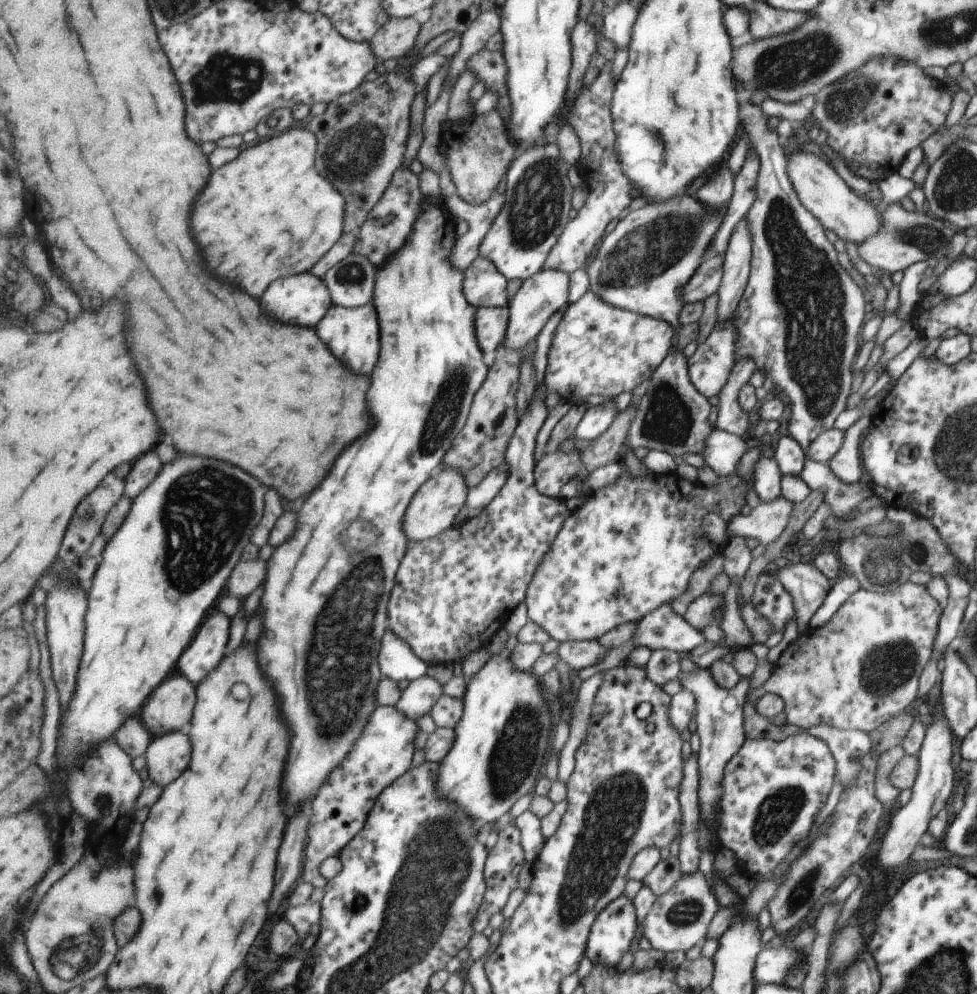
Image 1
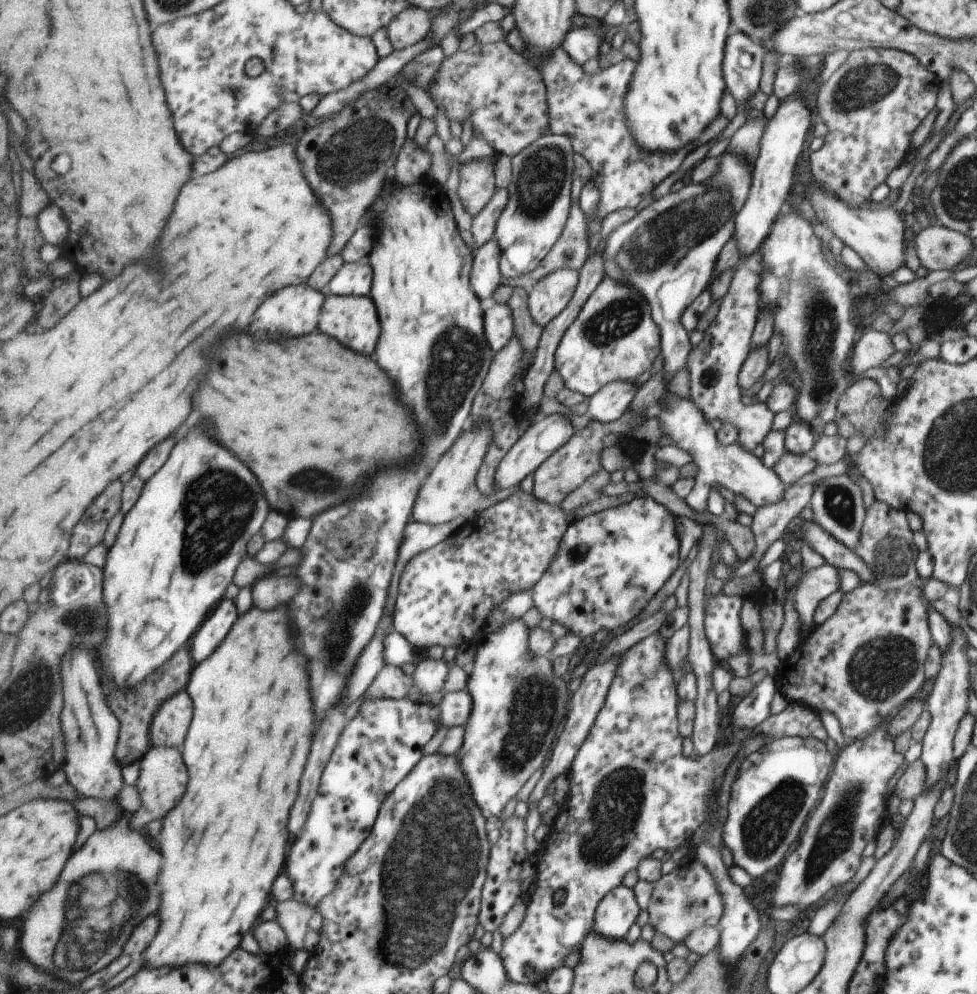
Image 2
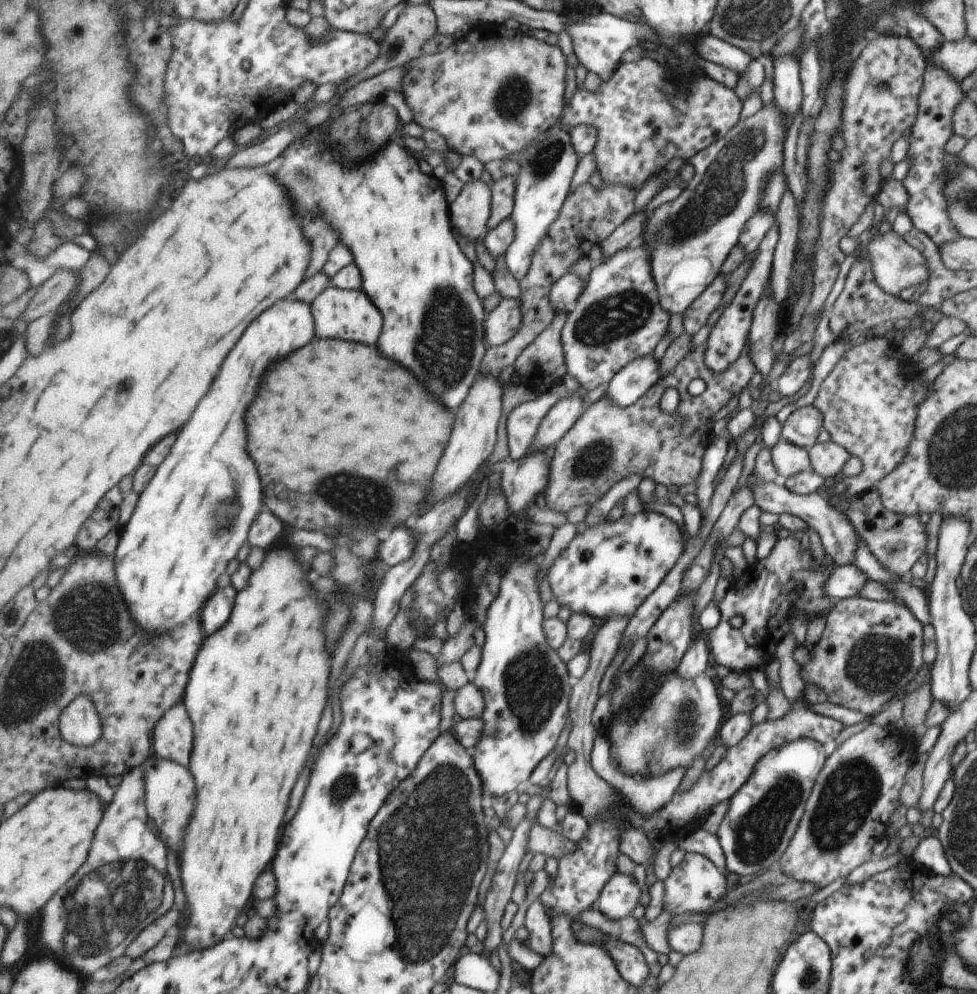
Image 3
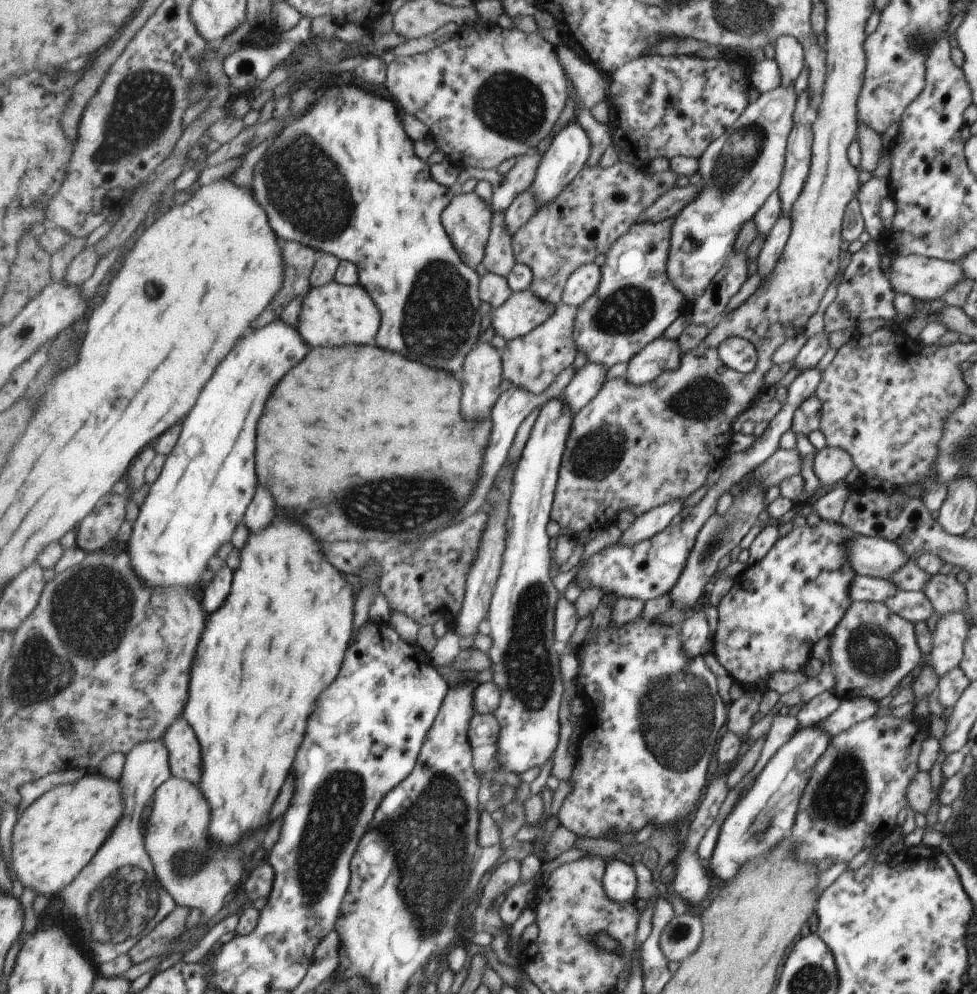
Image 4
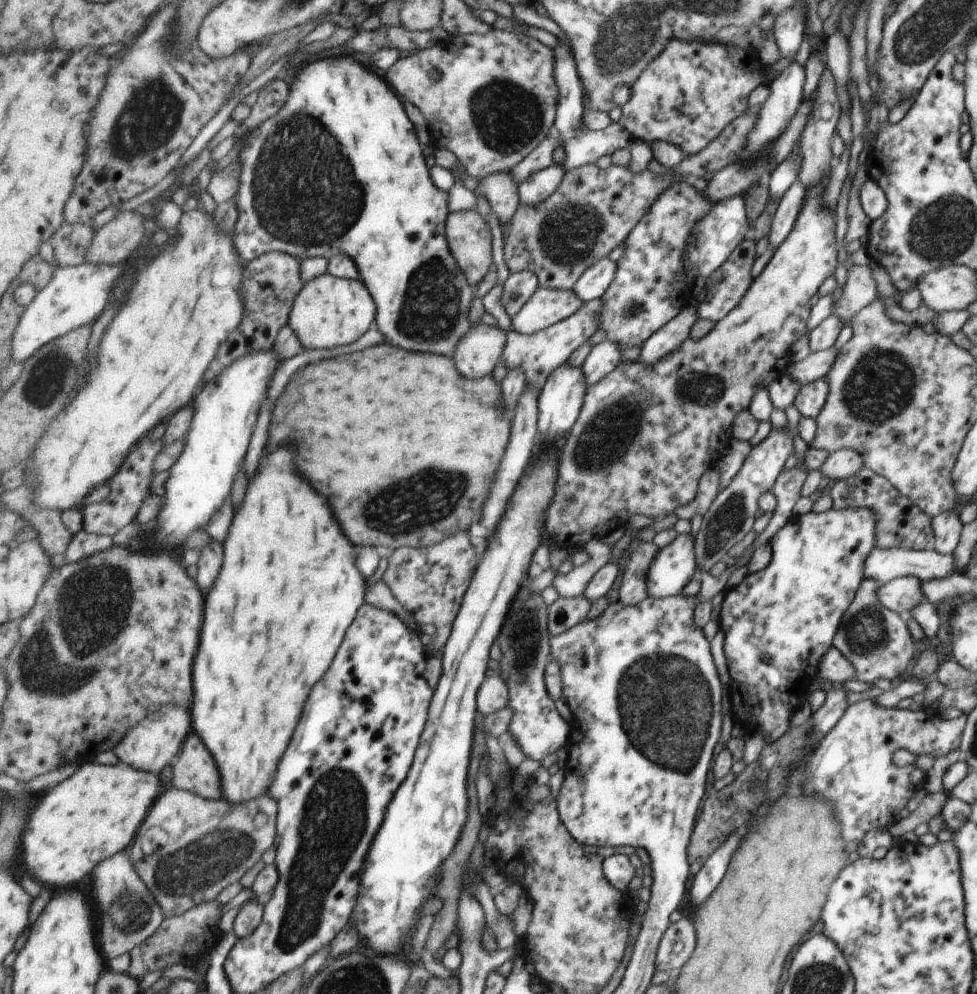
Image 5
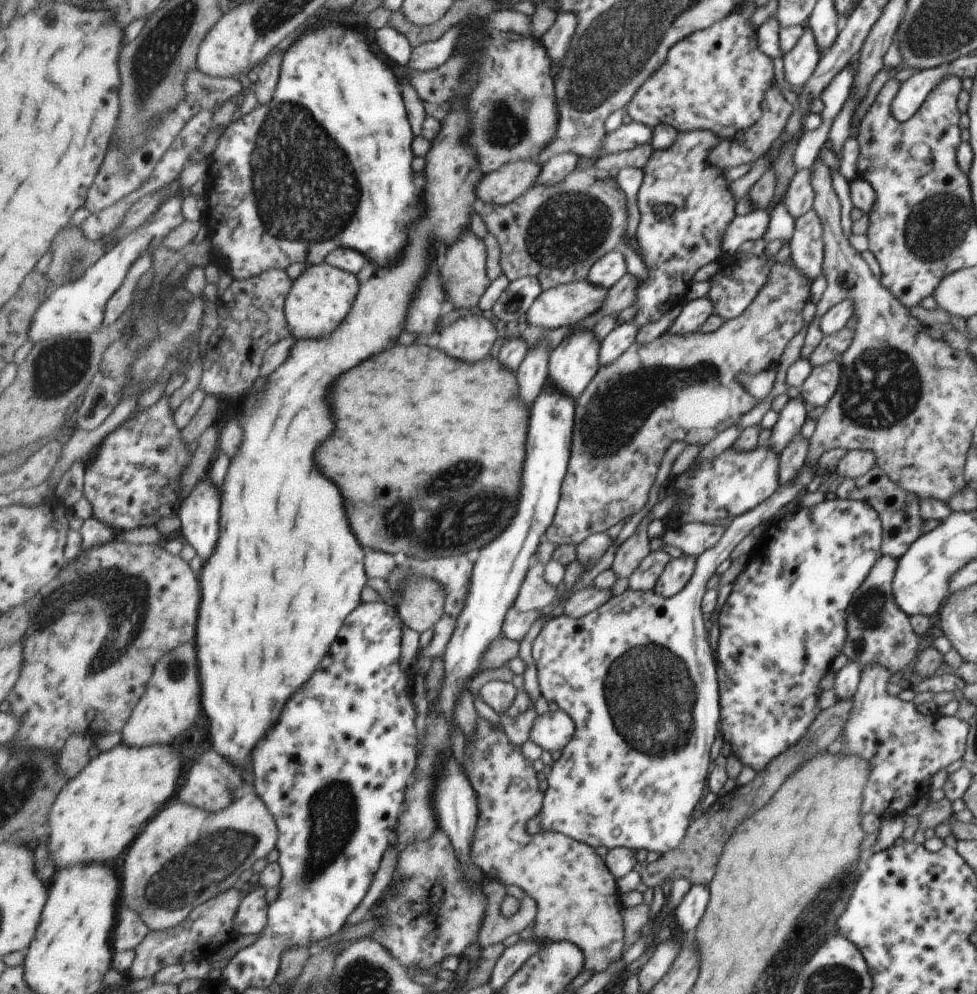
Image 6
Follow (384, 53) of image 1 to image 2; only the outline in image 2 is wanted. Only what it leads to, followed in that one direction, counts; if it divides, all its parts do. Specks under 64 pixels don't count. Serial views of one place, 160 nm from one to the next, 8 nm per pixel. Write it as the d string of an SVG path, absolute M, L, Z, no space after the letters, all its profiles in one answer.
M409 6L387 27L387 36L394 49L403 50L429 36L431 28L431 14L418 6Z

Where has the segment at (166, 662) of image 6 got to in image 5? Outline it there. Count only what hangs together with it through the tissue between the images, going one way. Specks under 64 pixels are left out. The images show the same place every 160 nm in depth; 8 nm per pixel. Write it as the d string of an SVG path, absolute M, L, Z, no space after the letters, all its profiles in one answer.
M181 704L165 705L130 728L129 733L113 751L121 760L138 769L159 773L167 764L173 764L189 732L191 732L191 712Z

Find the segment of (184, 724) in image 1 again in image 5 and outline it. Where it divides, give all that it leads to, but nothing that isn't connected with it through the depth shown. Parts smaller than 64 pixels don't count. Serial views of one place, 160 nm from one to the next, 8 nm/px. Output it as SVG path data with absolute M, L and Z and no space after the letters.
M191 734L182 748L181 754L173 761L172 786L191 790L205 798L221 798L221 774L203 740L197 738L197 734Z

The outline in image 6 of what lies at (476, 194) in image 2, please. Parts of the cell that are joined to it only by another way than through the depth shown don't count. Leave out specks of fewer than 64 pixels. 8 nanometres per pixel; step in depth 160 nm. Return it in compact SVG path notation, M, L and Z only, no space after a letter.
M470 228L464 234L463 242L459 241L459 246L455 246L455 250L451 250L451 254L447 254L443 266L441 266L441 278L443 284L447 286L445 292L448 295L447 306L449 308L468 308L476 309L481 296L485 294L485 290L491 286L491 280L487 276L487 246L483 239L476 235Z

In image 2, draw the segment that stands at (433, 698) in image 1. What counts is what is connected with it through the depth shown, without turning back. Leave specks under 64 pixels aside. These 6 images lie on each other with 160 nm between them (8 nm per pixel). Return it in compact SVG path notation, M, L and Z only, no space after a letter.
M423 659L413 672L414 696L427 700L435 692L444 692L444 686L450 673L447 660Z

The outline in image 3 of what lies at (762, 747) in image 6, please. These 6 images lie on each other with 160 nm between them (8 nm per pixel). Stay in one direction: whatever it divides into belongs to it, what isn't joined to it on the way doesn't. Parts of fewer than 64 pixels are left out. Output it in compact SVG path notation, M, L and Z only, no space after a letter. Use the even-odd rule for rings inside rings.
M792 535L777 539L769 554L765 558L756 559L753 568L749 566L745 572L741 573L730 584L717 604L720 618L717 625L708 632L711 661L723 665L735 674L747 671L747 668L763 666L767 662L763 658L769 654L773 658L775 644L789 634L789 618L793 610L799 608L799 612L803 612L809 622L820 615L827 617L834 608L835 600L824 593L824 585L834 568L834 563L821 566L814 562L809 549L801 550L799 541ZM761 582L765 582L763 588L761 588ZM797 584L801 584L801 592L795 589ZM732 616L743 618L741 627L733 628L729 624L729 618Z

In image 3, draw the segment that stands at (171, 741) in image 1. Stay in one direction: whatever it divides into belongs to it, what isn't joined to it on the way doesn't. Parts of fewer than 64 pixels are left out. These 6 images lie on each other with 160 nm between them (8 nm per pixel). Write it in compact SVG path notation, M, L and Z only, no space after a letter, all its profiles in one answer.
M151 756L143 766L146 768L146 805L150 817L161 832L165 844L171 850L179 850L185 840L185 830L191 822L191 814L197 804L197 786L193 774L173 761Z

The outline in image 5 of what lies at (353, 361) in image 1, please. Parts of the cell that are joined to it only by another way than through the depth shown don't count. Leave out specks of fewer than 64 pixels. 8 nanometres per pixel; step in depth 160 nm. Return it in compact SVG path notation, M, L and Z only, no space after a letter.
M327 272L304 284L296 296L289 325L305 348L331 348L355 342L369 330L373 316L375 300L361 280L342 279Z

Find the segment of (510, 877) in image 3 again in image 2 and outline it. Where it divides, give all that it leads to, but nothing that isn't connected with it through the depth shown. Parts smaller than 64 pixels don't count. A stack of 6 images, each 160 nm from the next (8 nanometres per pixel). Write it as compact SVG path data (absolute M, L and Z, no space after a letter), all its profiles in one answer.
M619 657L601 661L591 667L587 671L587 674L582 678L579 688L573 694L571 701L571 714L568 714L567 724L564 726L563 734L560 734L559 742L556 742L555 750L549 757L541 778L538 780L528 798L528 804L539 804L541 798L547 796L547 790L549 790L549 786L557 780L557 776L561 776L561 774L569 775L571 773L577 753L581 750L582 744L585 740L587 740L601 709L606 703L609 689L615 680L617 671L619 670L619 665Z

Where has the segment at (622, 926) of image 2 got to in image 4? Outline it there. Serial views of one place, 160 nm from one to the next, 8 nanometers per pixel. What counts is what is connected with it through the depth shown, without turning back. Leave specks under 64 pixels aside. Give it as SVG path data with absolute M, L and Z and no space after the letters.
M613 859L606 863L604 889L617 902L625 902L634 898L636 876L631 864Z

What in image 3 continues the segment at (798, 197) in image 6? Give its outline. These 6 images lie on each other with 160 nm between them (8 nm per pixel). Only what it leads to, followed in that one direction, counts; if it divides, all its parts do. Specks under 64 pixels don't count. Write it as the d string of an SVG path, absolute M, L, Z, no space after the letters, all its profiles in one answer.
M767 281L759 300L755 303L747 334L748 357L763 378L771 370L775 356L771 342L778 334L776 319L780 312L781 305L771 298L770 282Z

